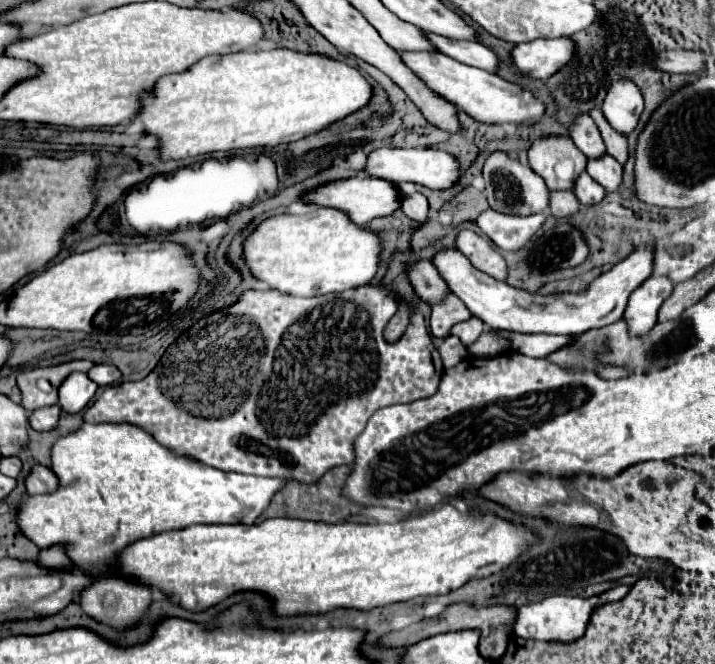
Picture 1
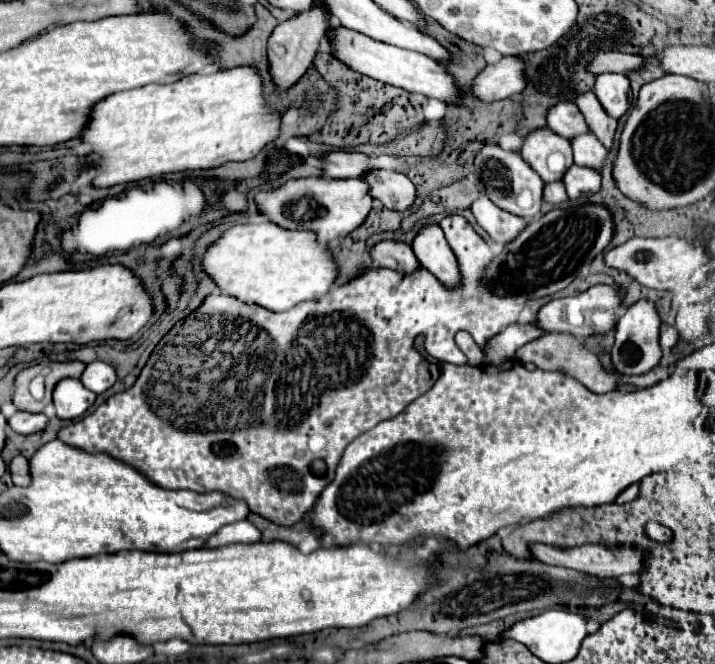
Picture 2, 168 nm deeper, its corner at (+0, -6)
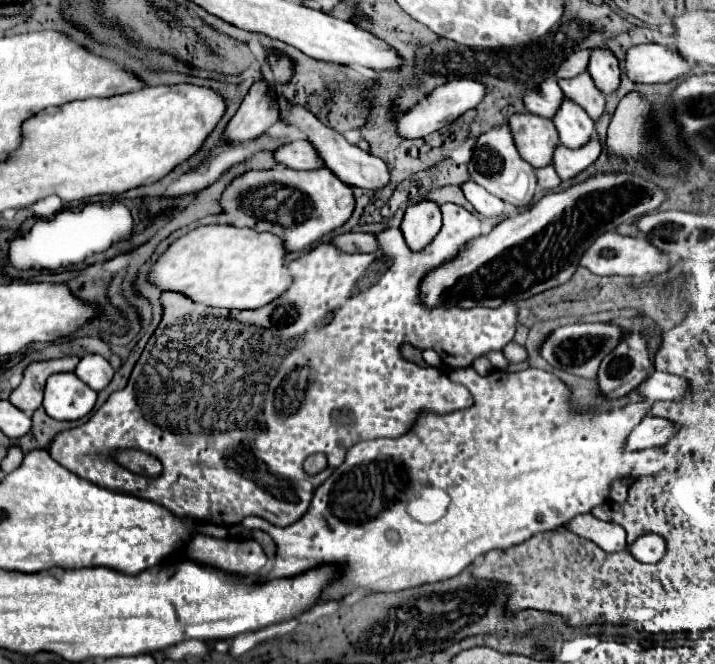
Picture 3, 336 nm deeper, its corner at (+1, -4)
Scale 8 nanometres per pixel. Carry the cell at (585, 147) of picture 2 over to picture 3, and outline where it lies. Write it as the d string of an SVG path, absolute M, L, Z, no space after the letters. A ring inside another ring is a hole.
M563 98L557 116L553 116L551 120L559 132L561 144L565 144L567 148L579 148L595 134L593 120L579 104L573 104L573 100L569 98Z

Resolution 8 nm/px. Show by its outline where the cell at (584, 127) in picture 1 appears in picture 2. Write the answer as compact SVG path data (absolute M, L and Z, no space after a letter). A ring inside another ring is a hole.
M560 102L548 110L548 126L562 138L576 138L578 134L590 132L582 112L572 102Z

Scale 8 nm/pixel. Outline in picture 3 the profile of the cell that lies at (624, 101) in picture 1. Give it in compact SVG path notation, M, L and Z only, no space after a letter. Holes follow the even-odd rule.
M593 48L587 70L603 94L611 94L619 86L619 60L609 48Z

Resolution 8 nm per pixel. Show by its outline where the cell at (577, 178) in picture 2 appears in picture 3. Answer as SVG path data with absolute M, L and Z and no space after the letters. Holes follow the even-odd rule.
M597 134L593 136L593 140L589 140L589 144L583 144L581 148L575 148L575 150L559 144L553 154L553 166L561 180L569 180L569 178L577 176L579 172L583 172L587 166L591 166L597 160L597 156L601 154L601 150L603 150L603 146L601 146Z

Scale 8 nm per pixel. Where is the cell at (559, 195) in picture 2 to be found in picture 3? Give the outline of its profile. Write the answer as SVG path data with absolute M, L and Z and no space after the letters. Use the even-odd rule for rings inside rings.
M545 166L545 168L537 168L537 184L545 190L553 190L561 184L561 180L553 166Z

